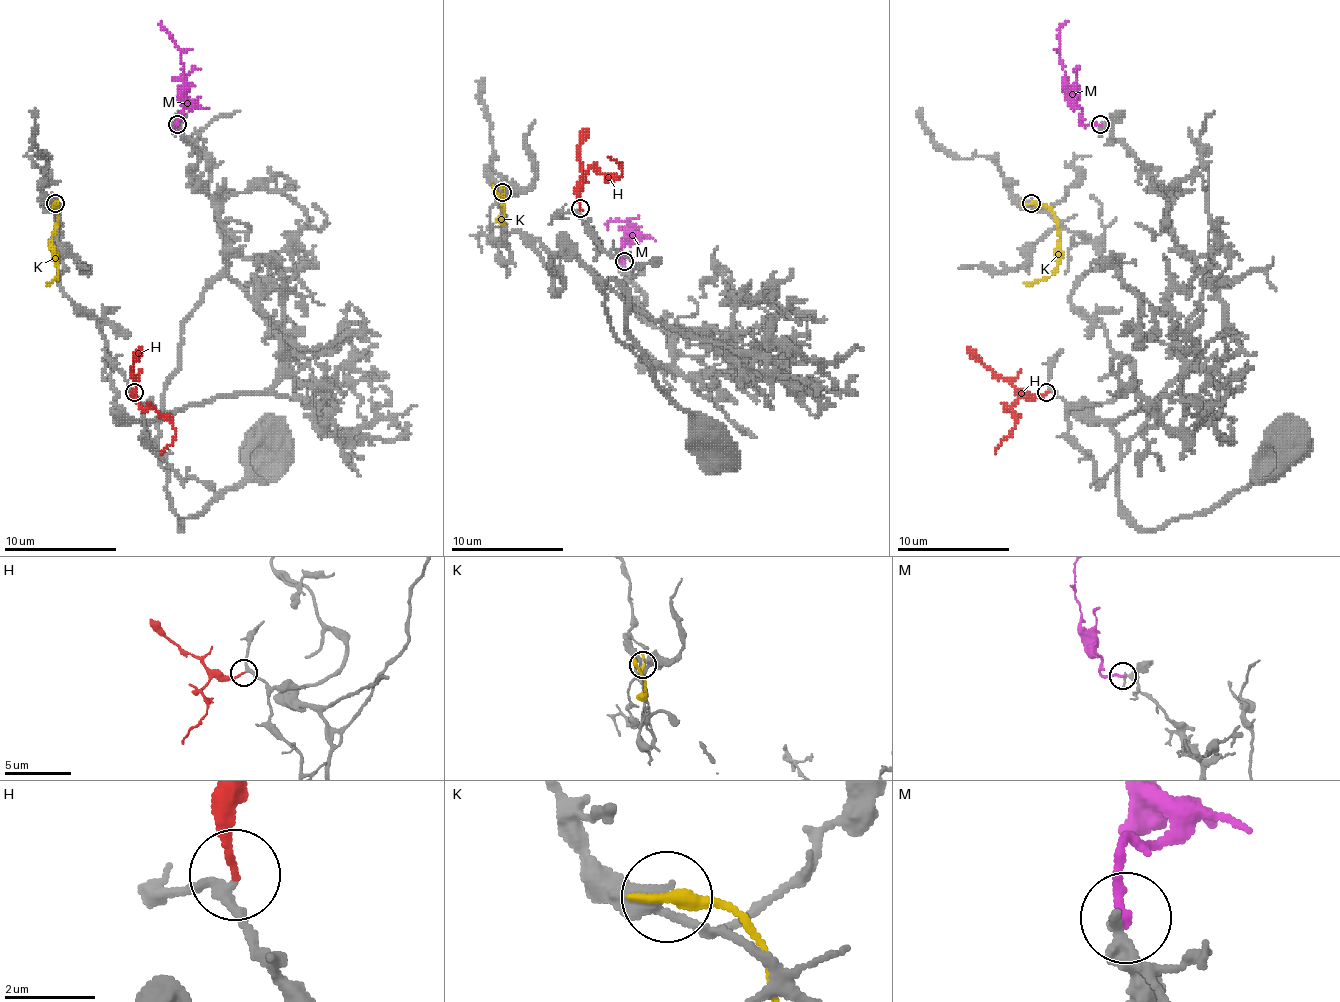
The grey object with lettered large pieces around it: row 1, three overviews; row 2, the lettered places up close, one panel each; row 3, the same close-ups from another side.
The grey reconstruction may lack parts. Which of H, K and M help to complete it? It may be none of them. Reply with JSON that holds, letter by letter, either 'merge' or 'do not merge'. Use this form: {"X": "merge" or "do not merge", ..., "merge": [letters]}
{"H": "merge", "K": "do not merge", "M": "do not merge", "merge": ["H"]}

